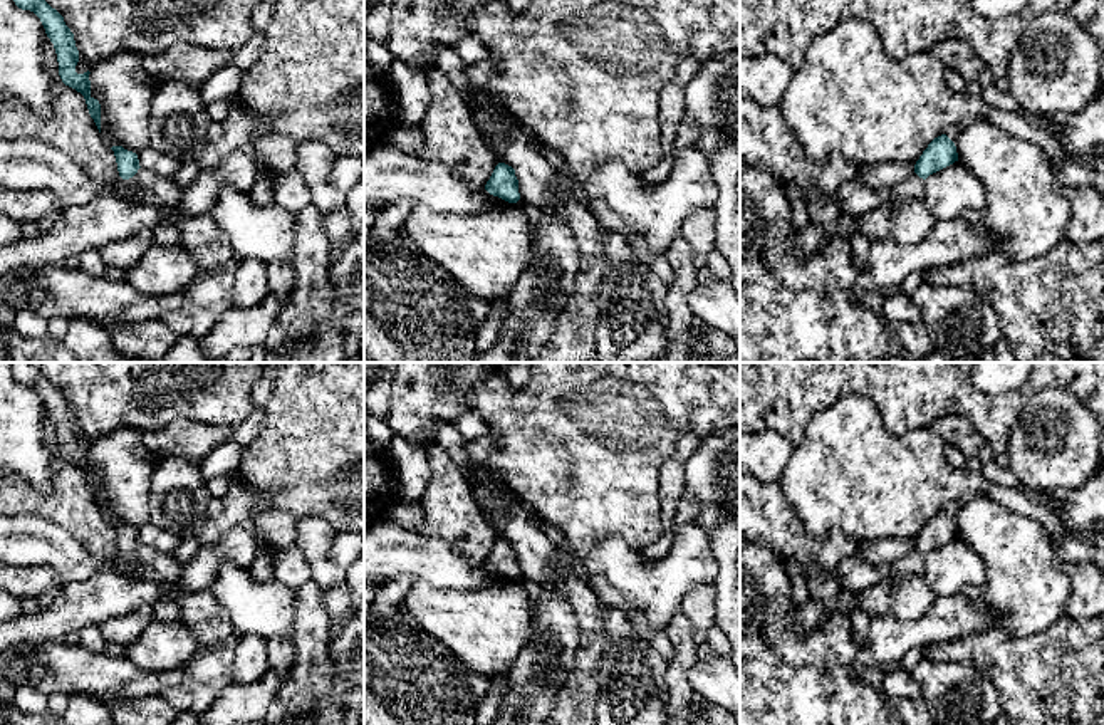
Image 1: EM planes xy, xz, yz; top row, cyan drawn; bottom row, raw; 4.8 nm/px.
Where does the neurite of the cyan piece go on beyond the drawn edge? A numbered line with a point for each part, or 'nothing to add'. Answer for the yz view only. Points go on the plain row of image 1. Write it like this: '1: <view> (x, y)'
1: yz (913, 563)

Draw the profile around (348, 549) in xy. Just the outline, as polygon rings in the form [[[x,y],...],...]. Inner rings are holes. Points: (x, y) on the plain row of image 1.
[[[354,532],[337,534],[331,554],[347,571],[364,555],[364,535]]]

